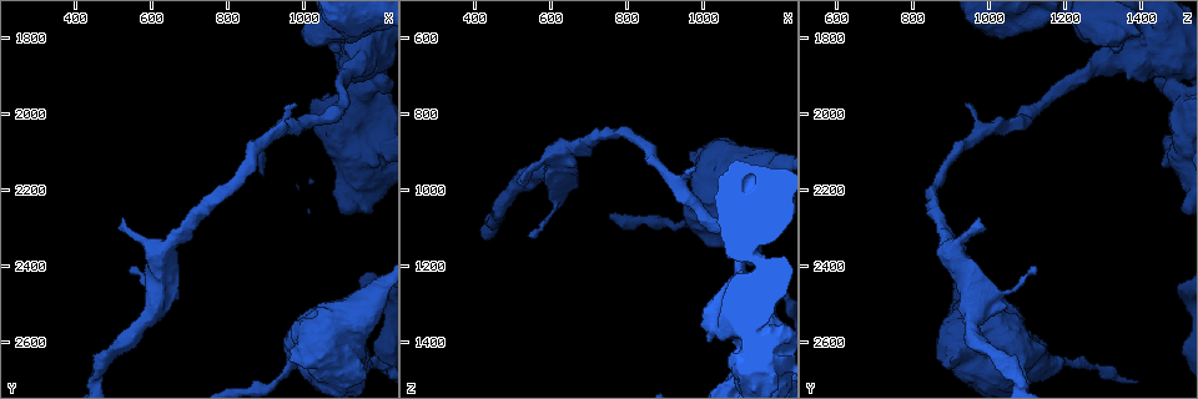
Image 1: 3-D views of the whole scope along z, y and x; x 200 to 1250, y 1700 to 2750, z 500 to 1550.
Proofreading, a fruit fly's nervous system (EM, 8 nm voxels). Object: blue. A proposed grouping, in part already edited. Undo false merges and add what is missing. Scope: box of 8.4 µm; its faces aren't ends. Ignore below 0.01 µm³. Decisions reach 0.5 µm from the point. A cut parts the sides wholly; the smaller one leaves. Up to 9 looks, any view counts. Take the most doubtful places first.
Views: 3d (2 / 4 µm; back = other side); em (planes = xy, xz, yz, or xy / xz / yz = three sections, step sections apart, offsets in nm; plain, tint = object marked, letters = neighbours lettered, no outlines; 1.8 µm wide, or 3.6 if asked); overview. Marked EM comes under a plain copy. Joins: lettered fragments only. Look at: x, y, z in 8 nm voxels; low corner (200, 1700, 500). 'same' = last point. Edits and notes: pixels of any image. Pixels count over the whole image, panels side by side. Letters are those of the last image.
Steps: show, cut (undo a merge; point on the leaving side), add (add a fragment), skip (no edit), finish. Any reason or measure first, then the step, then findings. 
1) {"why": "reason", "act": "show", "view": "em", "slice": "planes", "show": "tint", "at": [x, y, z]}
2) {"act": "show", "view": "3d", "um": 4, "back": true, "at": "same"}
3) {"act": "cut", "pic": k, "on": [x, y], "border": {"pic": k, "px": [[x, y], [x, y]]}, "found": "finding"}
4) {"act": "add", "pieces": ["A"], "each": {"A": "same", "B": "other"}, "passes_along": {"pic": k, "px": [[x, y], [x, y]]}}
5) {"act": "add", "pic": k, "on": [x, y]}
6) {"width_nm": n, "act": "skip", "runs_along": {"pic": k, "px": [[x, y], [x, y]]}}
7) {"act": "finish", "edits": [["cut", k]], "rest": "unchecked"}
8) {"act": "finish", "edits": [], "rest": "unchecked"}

{"why": "closes a loop", "act": "show", "view": "3d", "um": 2, "at": [1145, 2545, 920]}

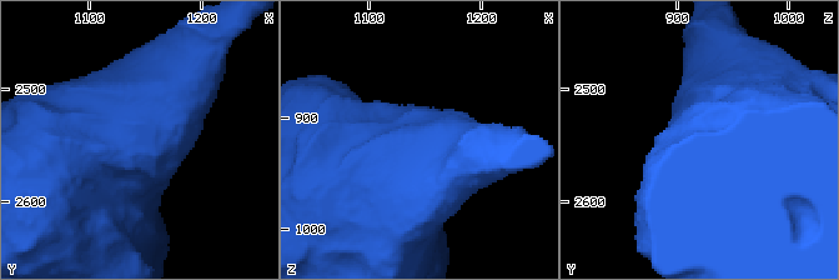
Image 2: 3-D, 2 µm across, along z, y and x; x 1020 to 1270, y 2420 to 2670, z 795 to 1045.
{"arm_widths_nm": [380, 750], "act": "show", "view": "em", "slice": "xy", "step": 8, "show": "tint", "at": [1146, 2550, 914]}

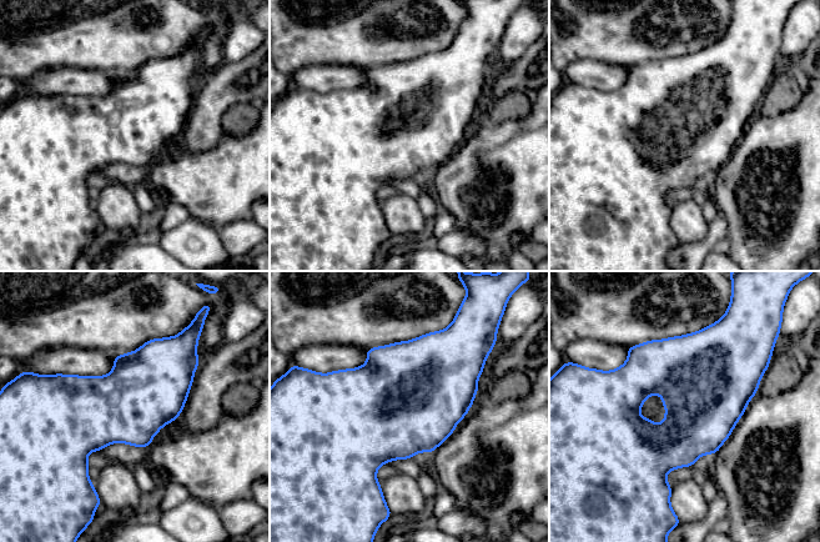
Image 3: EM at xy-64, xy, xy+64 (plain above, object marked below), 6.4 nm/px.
{"act": "show", "view": "em", "slice": "planes", "show": "letters", "at": "same"}

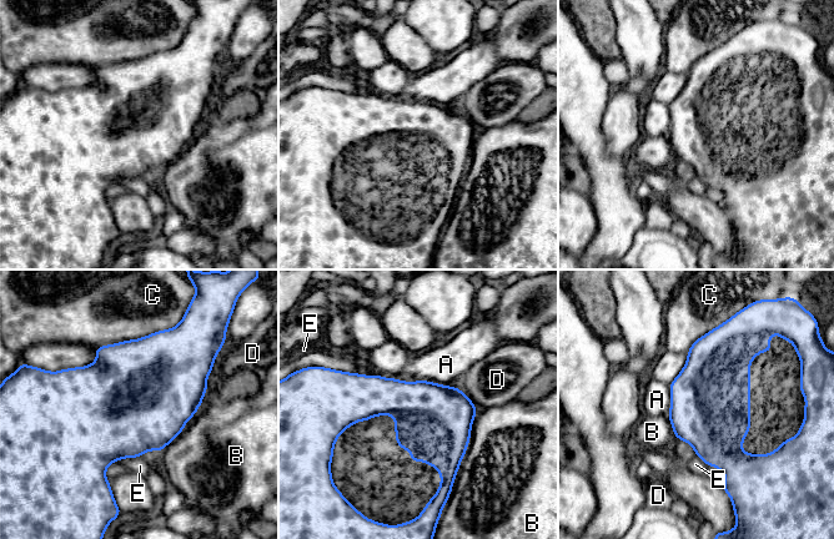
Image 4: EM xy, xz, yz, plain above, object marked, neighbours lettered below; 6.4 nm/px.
{"act": "skip", "each": {"A": "other", "B": "other", "C": "other", "D": "other", "E": "other"}, "border": {"pic": 4, "px": [[357, 372], [455, 387]]}, "found": "one neuron here"}

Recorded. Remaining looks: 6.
{"why": "sudden change in width", "act": "show", "view": "em", "slice": "xz", "step": 4, "show": "letters", "at": [970, 2645, 1080]}

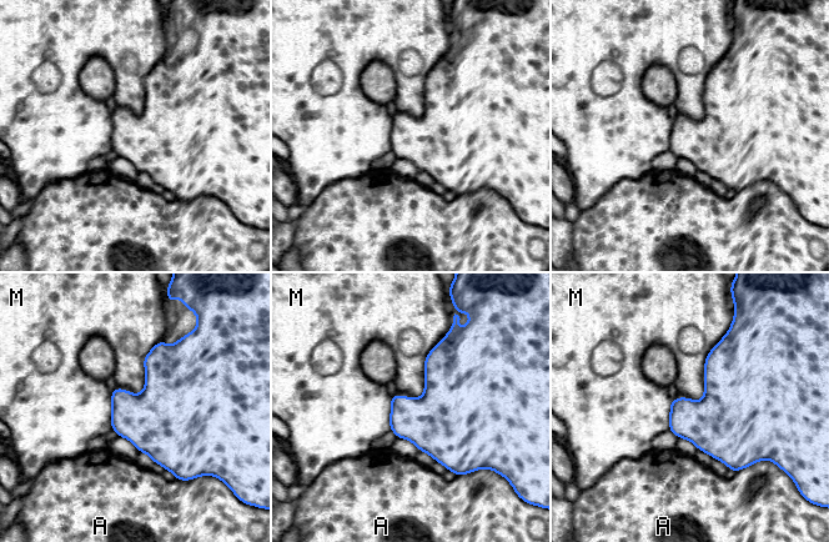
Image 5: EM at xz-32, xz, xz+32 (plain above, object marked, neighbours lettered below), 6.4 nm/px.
{"longest_contact_nm": ["M", 500], "act": "skip", "each": {"A": "other", "M": "other"}, "border": {"pic": 5, "px": [[725, 334], [704, 395], [681, 397]]}, "found": "one neuron here"}

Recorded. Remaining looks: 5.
{"why": "thick turns thin", "act": "show", "view": "em", "slice": "planes", "show": "letters", "at": [1185, 2665, 1230]}

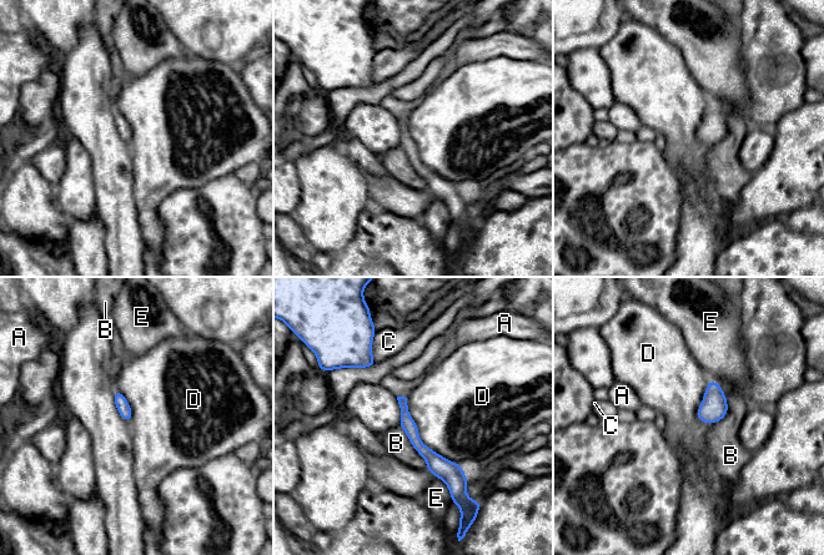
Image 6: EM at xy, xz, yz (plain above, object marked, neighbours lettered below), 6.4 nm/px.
{"width_nm": 80, "act": "skip", "each": {"A": "other", "B": "other", "C": "other", "D": "other", "E": "other"}, "found": "one neuron here"}

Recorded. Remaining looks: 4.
{"why": "branch stops here", "act": "show", "view": "em", "slice": "planes", "show": "letters", "at": [980, 1980, 940]}

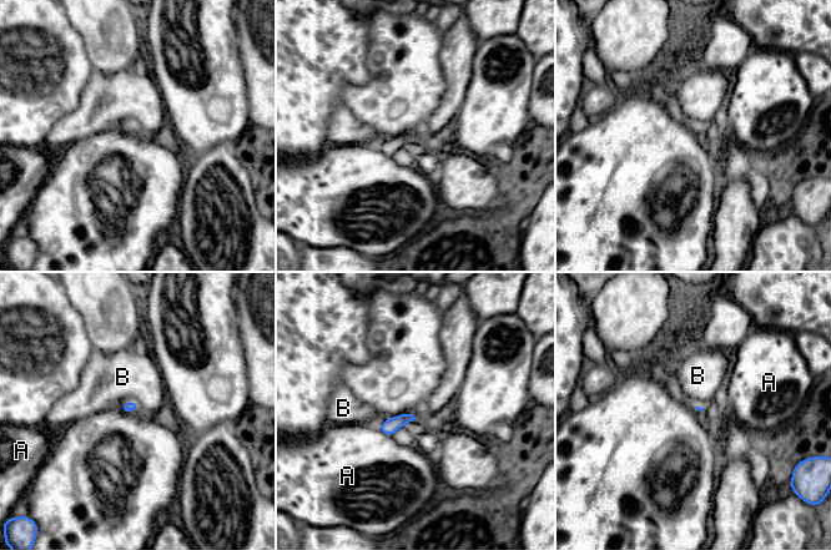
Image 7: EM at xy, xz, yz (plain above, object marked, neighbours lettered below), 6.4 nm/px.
{"act": "skip", "each": {"A": "other", "B": "other"}, "border": {"pic": 7, "px": [[388, 418], [378, 427]]}, "found": "none of them fits"}

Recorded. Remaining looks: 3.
{"act": "finish", "edits": [], "rest": "unchecked"}

